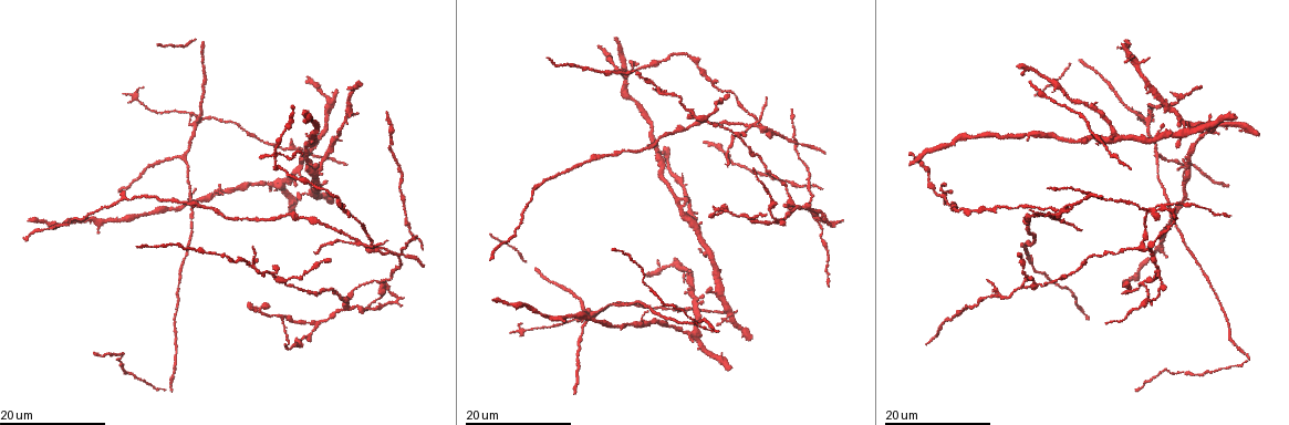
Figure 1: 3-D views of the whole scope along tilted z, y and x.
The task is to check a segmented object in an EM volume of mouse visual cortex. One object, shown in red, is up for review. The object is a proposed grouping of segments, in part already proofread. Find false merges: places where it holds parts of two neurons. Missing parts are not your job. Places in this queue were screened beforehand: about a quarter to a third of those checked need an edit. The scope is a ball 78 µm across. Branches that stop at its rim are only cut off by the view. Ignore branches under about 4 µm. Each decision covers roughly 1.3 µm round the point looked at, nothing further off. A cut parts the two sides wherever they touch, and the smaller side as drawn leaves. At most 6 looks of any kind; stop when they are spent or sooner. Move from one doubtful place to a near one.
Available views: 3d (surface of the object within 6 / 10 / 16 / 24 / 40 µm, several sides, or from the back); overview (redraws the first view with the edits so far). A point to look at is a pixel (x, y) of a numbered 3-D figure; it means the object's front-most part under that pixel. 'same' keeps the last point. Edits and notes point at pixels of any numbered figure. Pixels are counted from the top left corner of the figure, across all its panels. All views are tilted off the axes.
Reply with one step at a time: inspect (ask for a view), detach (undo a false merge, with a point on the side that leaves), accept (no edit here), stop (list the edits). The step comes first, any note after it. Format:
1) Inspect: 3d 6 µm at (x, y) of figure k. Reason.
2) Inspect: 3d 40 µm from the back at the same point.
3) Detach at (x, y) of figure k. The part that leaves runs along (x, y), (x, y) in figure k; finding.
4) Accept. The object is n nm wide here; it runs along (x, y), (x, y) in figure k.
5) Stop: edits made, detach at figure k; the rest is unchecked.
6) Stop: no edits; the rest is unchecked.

Inspect: 3d 24 µm at (713, 213) of figure 1. Sharp bend.

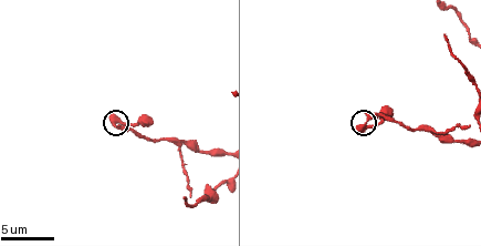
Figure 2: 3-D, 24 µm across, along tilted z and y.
Inspect: 3d 10 µm at (116, 120) of figure 2.

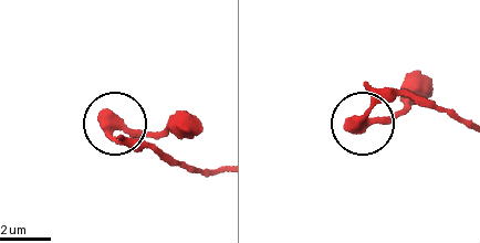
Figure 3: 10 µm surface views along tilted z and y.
Accept. Continuous, no second neuron.

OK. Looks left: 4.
Inspect: 3d 16 µm at (356, 244) of figure 1. Side arm on a straight run.

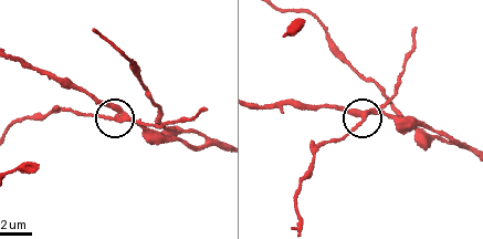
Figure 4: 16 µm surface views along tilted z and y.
Inspect: 3d 6 µm at (118, 119) of figure 4. Closer look.

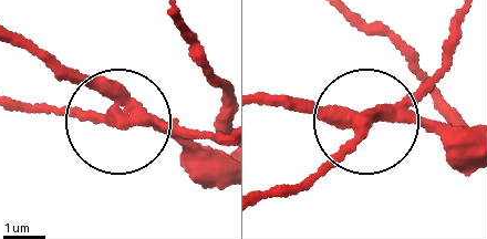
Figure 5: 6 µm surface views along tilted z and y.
Inspect: 3d 6 µm from the back at (360, 124) of figure 5. Other side.

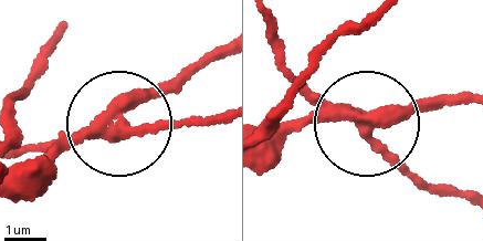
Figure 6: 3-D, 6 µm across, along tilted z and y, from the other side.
Detach at (157, 126) of figure 6. The object is 320 nm wide here; the part that leaves runs along (105, 134), (218, 116) in figure 6; two neurons meet here.

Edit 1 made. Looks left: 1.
Stop: edits made, detach at figure 6; the rest is unchecked.

